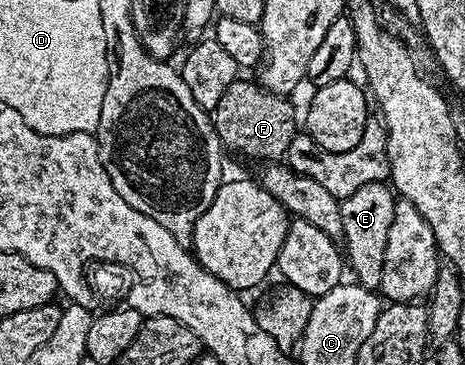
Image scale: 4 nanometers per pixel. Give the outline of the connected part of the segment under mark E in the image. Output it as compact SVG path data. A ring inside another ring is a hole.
M385 182L363 184L363 188L351 192L351 196L340 199L343 216L343 254L347 266L353 269L352 277L357 285L380 291L383 280L383 252L387 252L387 231L391 220L395 220L395 204L398 199ZM345 242L345 246L344 246Z

